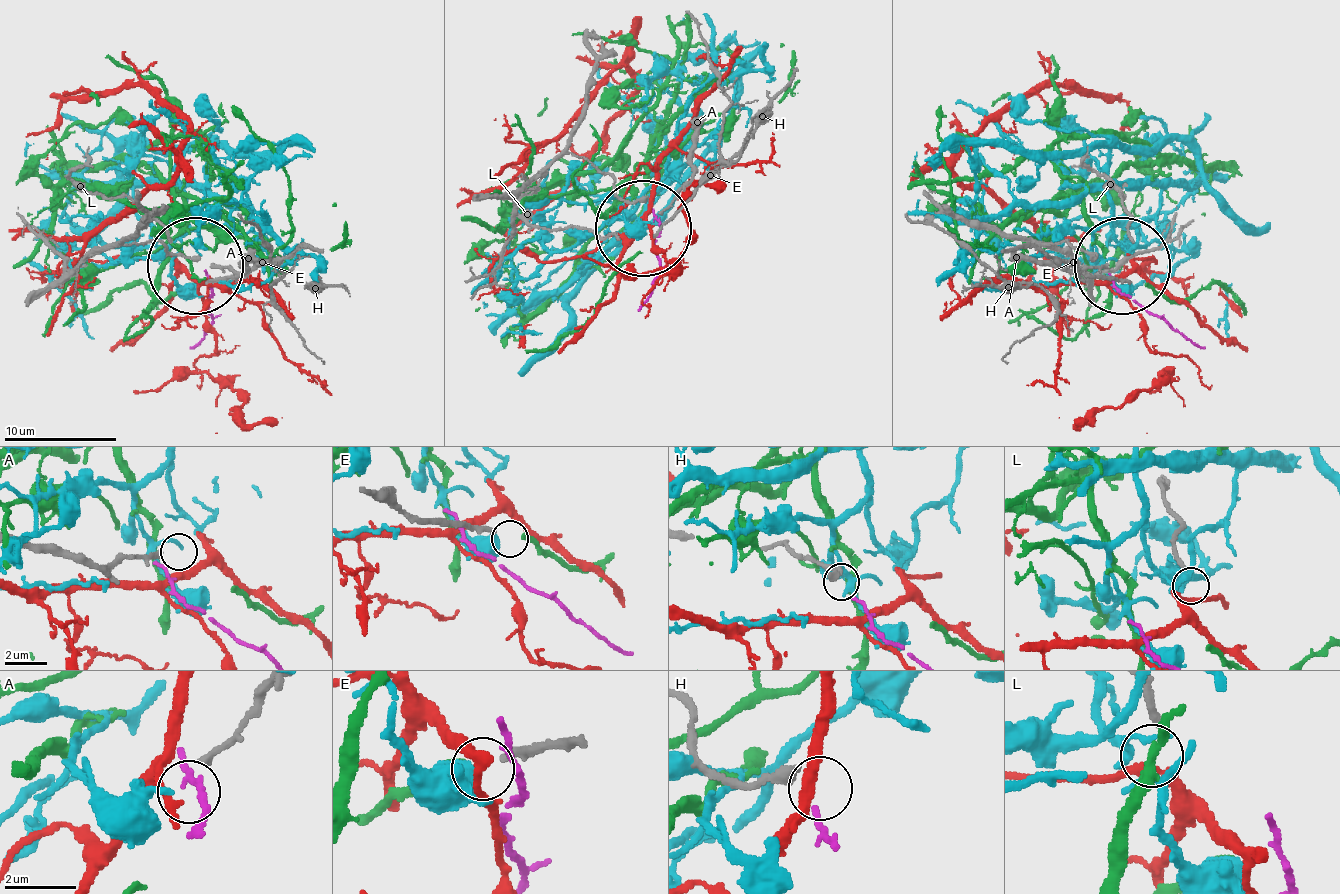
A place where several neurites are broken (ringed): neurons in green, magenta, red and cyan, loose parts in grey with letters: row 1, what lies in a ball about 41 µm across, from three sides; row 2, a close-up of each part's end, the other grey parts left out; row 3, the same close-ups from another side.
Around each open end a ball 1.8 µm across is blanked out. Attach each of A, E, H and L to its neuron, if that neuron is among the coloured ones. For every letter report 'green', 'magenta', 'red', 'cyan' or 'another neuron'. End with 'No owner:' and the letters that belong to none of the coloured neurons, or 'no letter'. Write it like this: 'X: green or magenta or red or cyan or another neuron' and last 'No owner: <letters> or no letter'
A: another neuron
E: green
H: magenta
L: red
No owner: A

